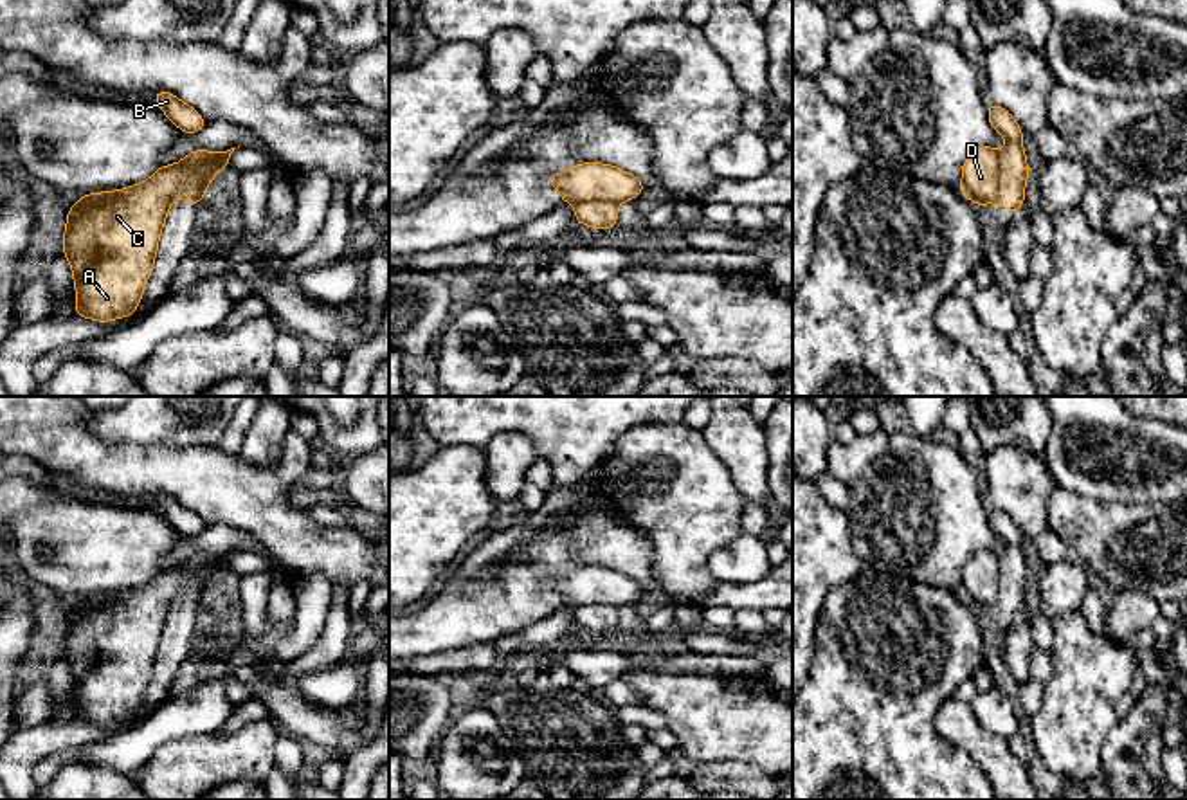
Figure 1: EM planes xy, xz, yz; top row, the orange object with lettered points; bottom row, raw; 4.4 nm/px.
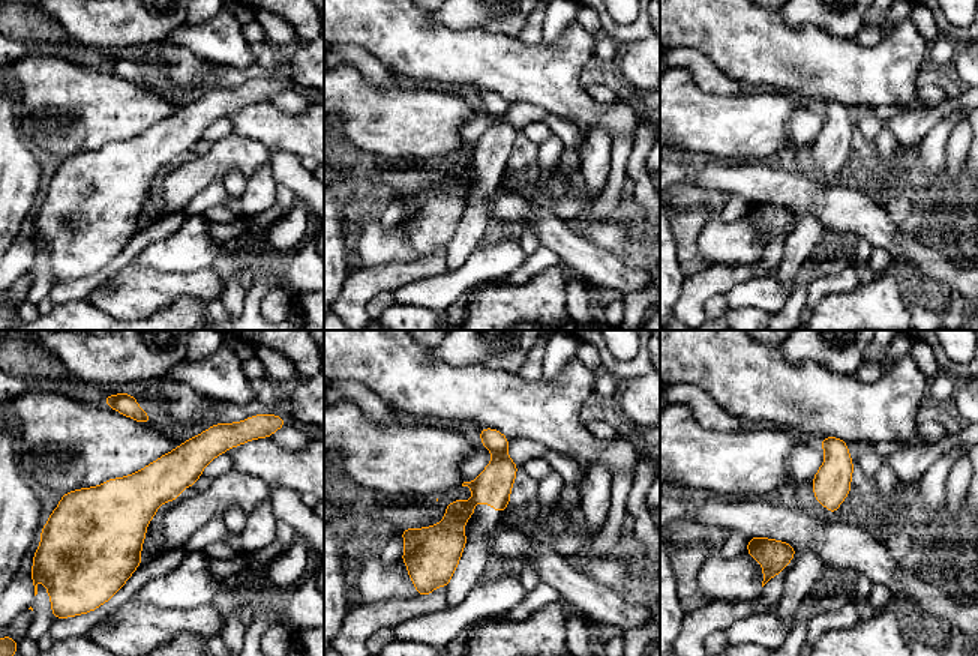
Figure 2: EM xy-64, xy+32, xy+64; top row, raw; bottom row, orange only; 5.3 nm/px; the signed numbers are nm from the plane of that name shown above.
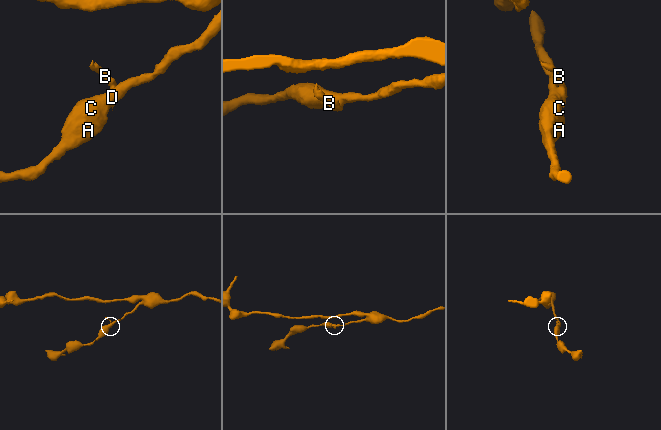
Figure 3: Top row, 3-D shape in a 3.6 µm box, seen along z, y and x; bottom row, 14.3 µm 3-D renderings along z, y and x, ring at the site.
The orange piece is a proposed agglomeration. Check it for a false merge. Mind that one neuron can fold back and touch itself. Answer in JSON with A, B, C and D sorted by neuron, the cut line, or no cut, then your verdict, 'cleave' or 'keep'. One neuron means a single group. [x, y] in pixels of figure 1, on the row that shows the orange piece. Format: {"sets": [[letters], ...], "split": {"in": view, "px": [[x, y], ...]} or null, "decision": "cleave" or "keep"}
{"sets": [["A", "C", "D"], ["B"]], "split": {"in": "yz", "px": [[1000, 154], [1000, 186], [993, 200]]}, "decision": "cleave"}

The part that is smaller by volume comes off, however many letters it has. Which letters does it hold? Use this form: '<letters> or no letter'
B

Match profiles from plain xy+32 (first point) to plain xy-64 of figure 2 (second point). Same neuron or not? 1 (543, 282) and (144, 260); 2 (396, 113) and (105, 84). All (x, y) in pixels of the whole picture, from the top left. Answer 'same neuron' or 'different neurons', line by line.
1: different neurons
2: same neuron

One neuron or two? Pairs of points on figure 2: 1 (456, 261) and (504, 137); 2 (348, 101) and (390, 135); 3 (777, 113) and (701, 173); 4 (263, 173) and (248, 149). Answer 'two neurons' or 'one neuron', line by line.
1: one neuron
2: one neuron
3: two neurons
4: two neurons

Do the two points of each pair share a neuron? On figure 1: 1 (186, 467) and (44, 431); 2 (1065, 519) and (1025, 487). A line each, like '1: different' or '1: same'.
1: same
2: different

